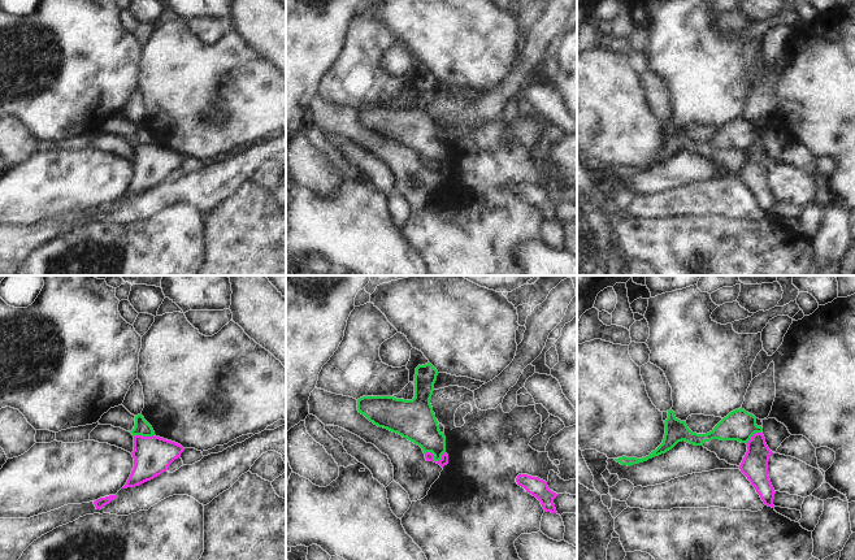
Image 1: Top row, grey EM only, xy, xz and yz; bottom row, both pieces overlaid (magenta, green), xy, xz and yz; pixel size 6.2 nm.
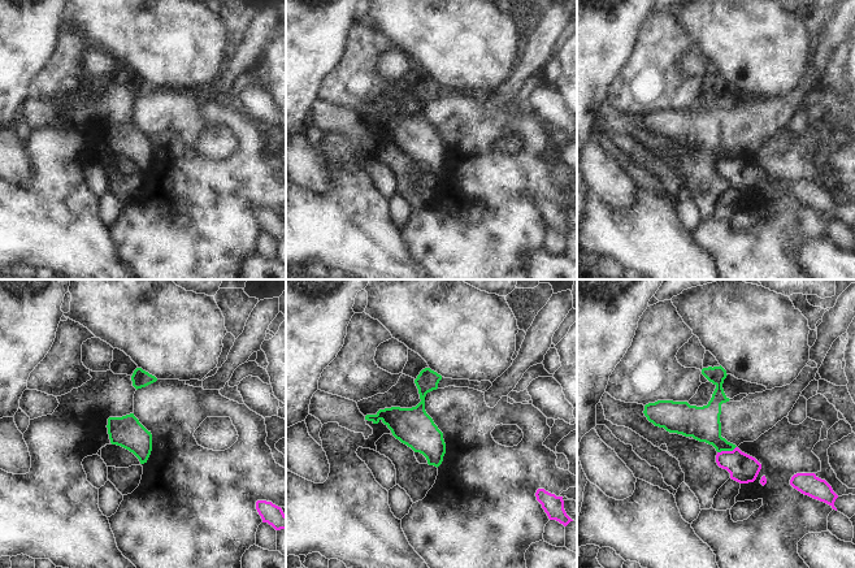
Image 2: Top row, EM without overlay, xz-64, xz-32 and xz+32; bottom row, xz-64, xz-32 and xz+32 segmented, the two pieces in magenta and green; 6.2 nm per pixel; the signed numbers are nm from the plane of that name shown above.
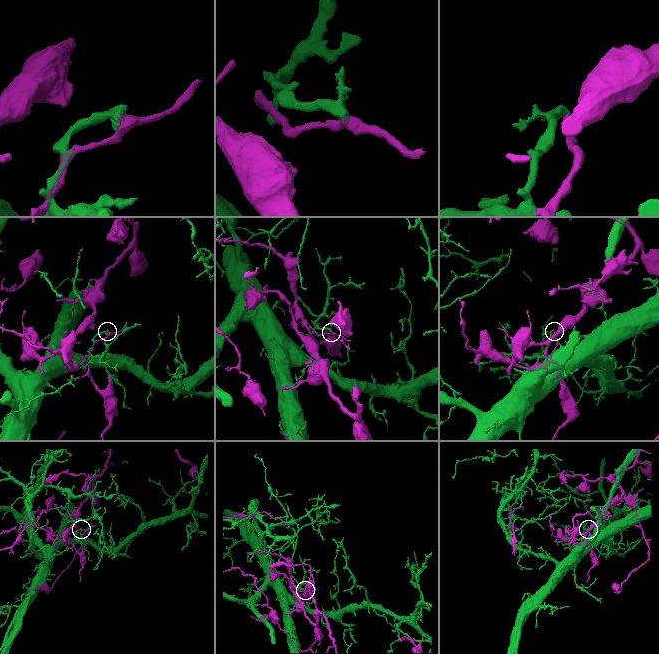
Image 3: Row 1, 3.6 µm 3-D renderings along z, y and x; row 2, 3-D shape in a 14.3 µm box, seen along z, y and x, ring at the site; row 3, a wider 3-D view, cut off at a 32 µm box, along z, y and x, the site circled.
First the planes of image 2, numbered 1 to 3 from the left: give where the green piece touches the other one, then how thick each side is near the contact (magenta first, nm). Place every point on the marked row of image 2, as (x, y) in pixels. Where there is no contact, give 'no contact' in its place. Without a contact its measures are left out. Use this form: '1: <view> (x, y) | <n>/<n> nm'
1: no contact
2: no contact
3: xz+32 (727, 451) | 180/220 nm

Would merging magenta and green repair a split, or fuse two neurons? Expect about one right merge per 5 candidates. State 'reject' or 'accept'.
reject

